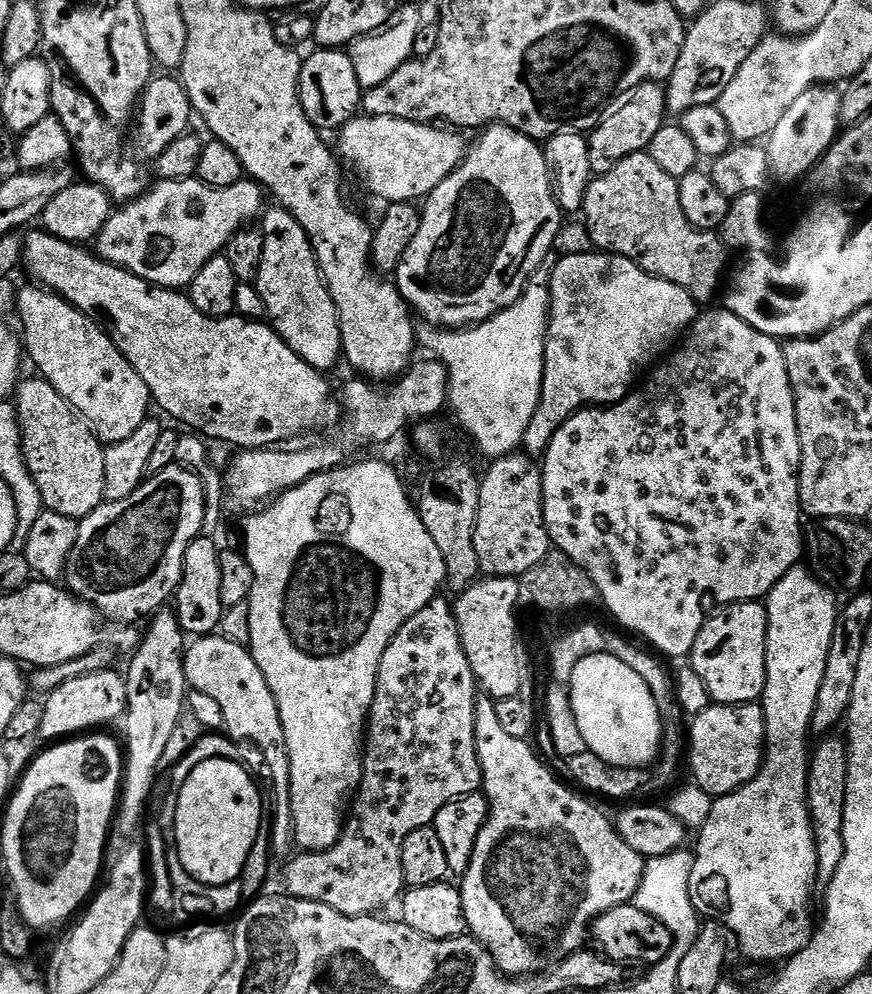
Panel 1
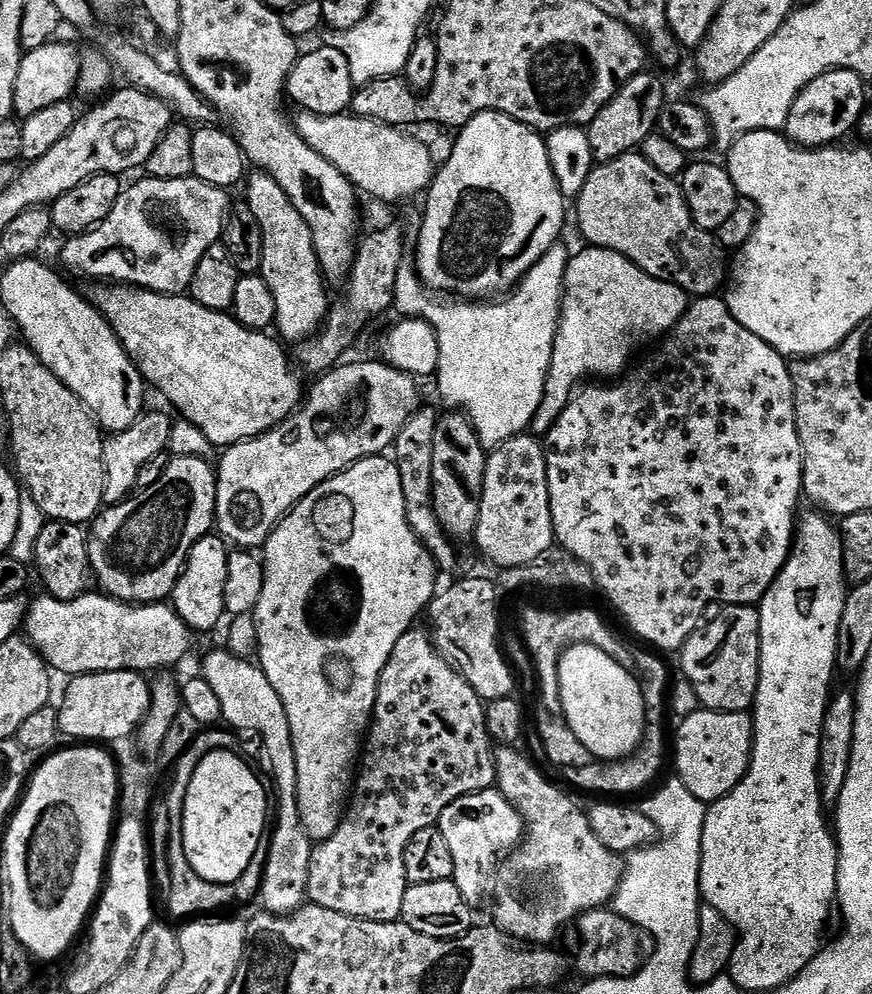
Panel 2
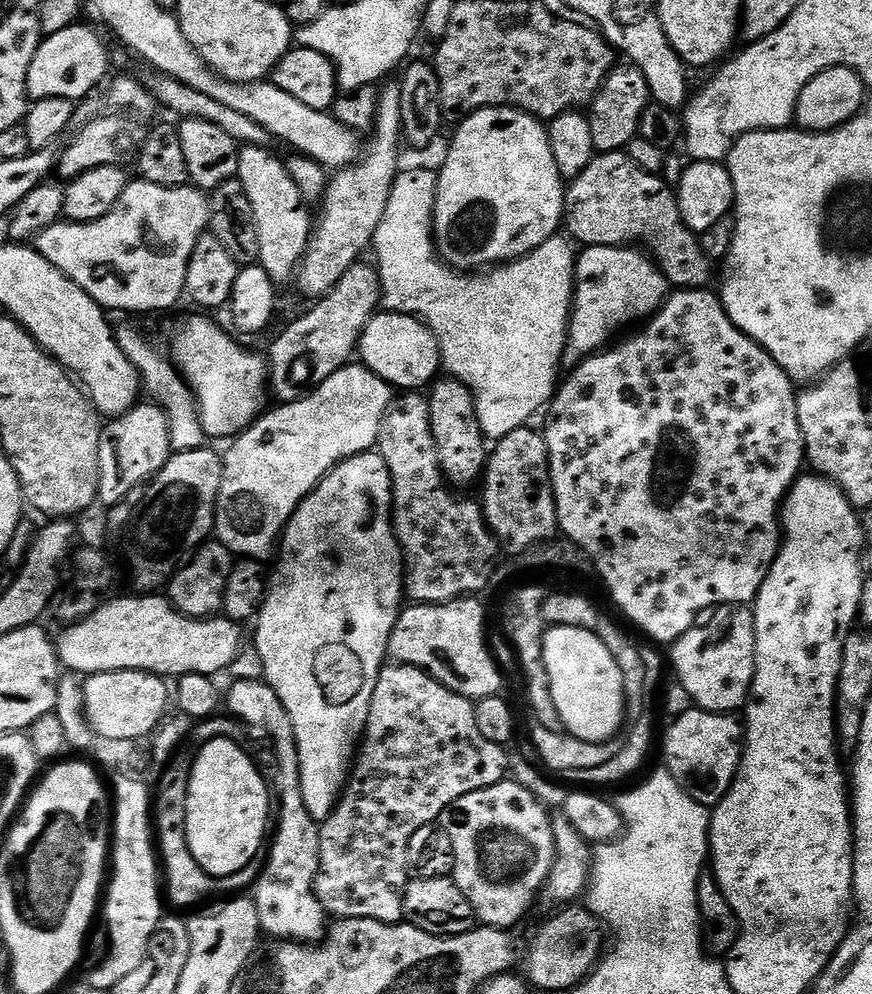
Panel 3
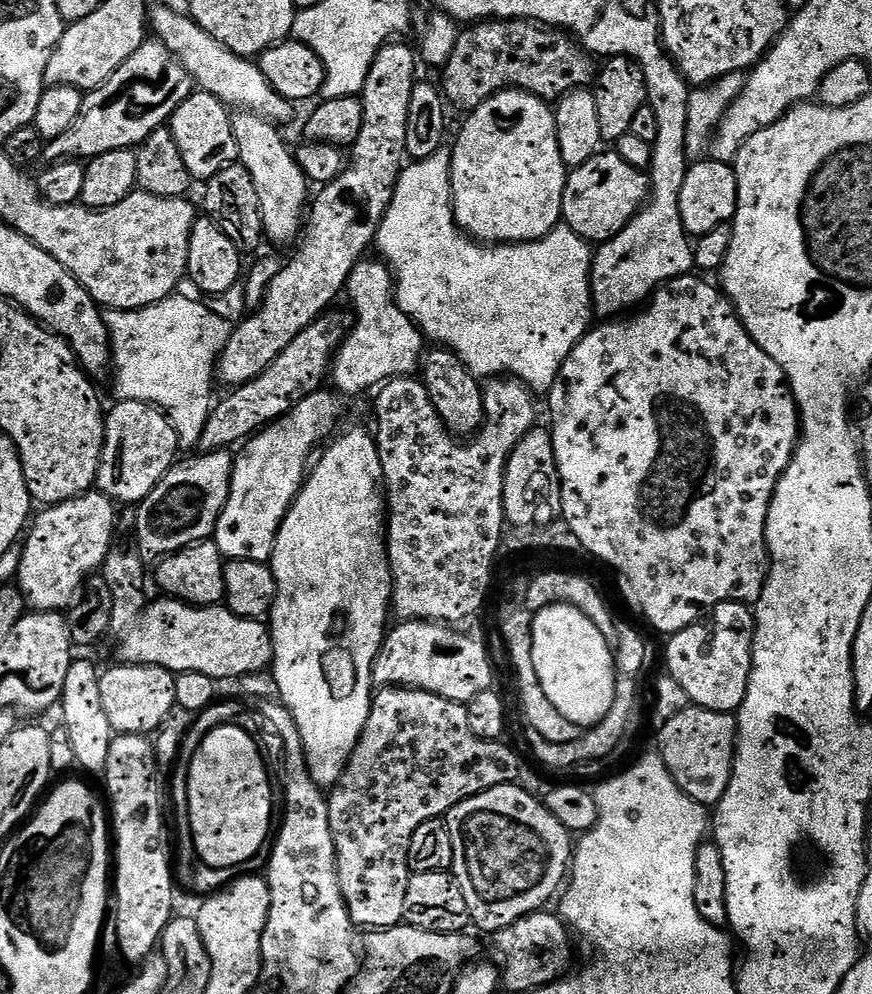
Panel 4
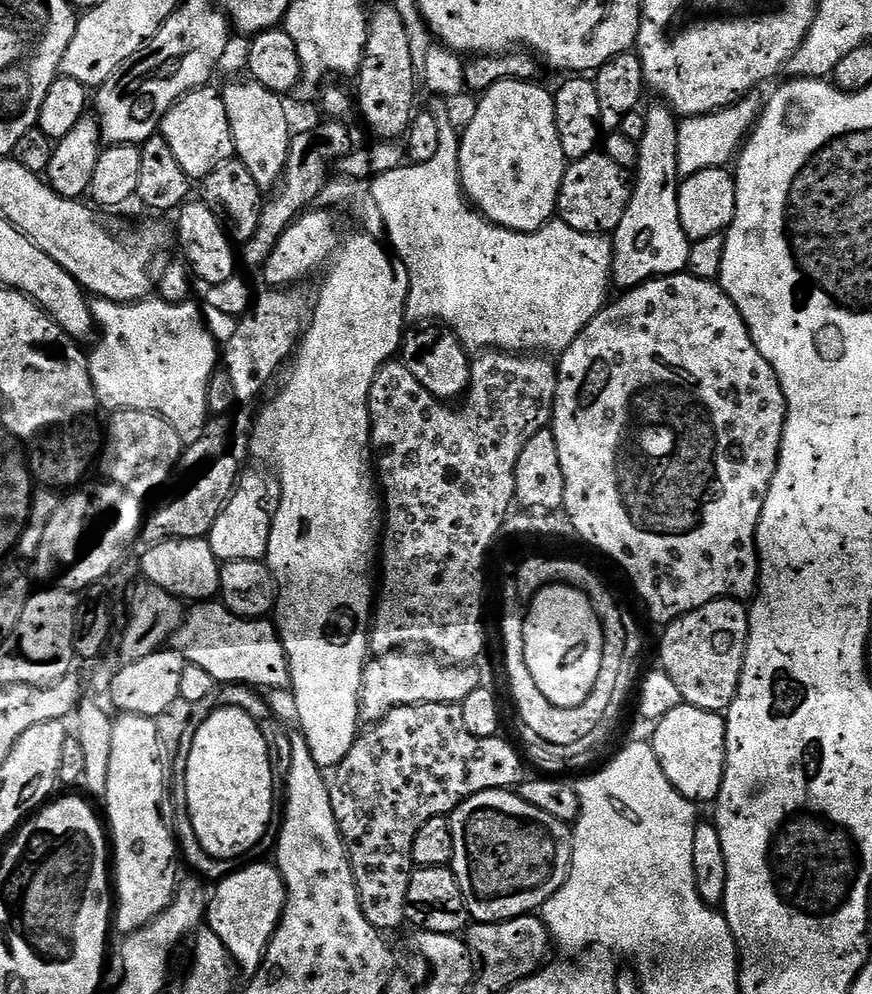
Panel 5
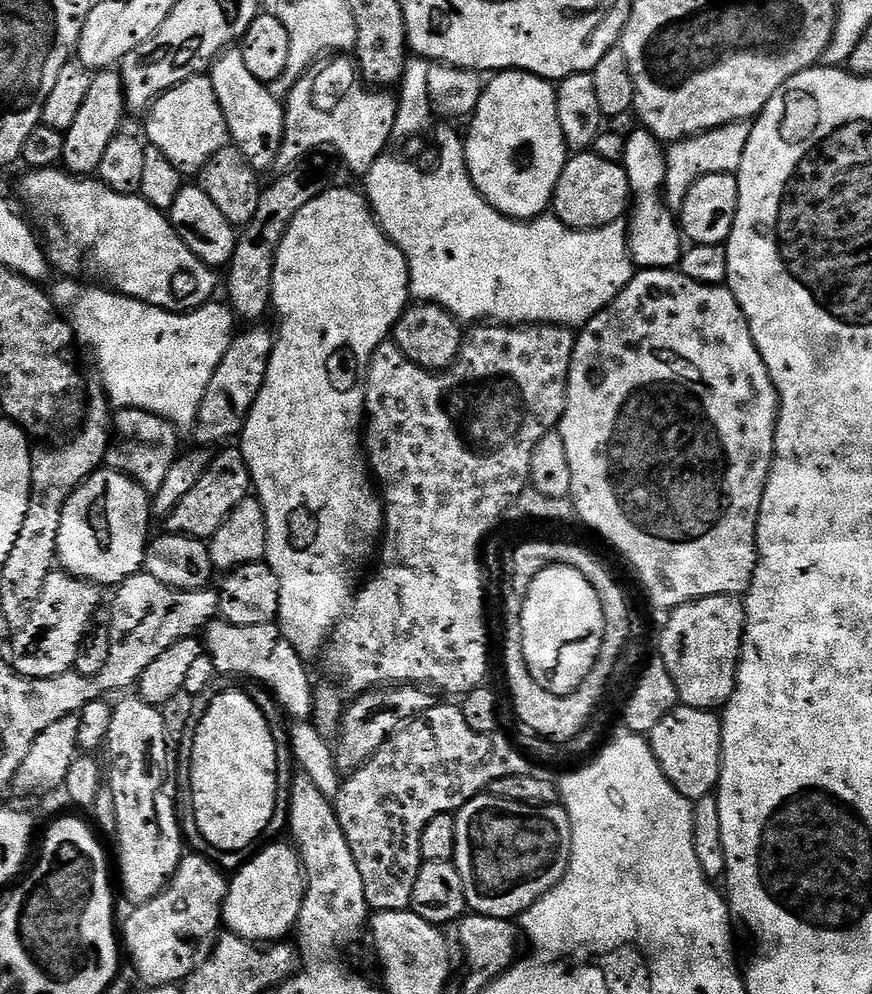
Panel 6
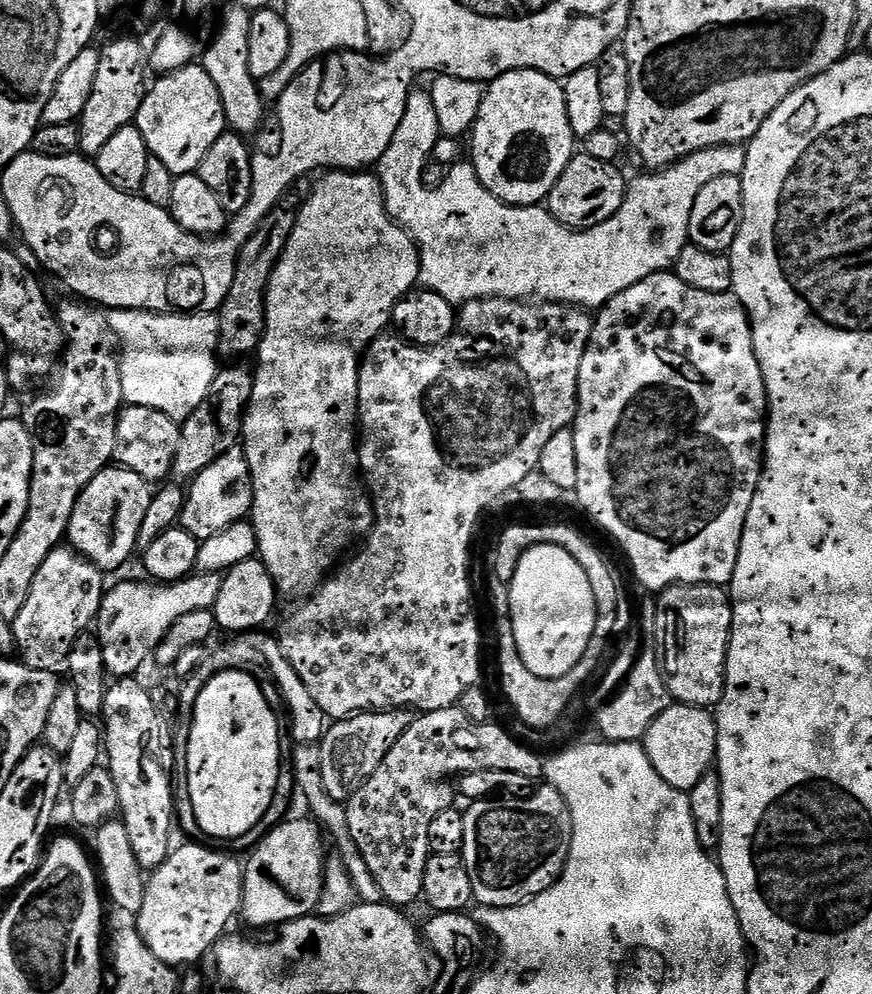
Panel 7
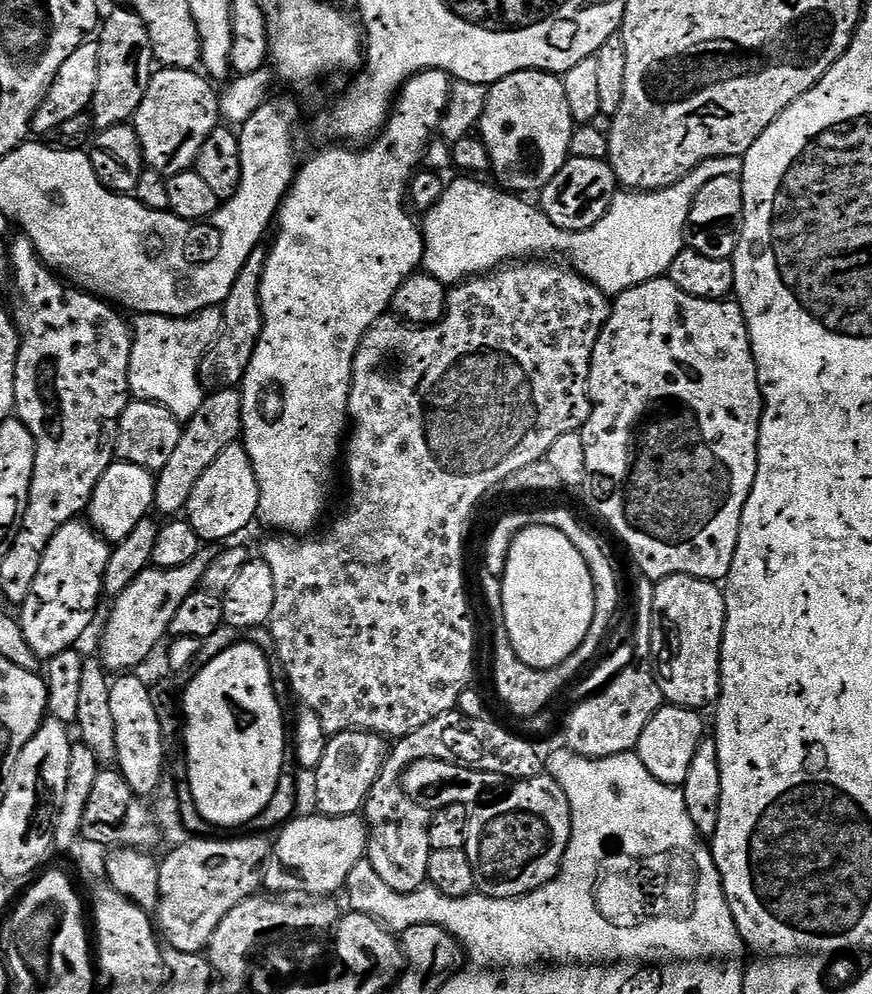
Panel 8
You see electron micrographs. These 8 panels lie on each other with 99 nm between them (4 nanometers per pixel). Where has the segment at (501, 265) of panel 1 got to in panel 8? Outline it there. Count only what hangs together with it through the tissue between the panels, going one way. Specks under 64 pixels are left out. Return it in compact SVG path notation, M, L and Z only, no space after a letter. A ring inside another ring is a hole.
M515 72L506 78L502 78L497 84L491 85L487 89L487 100L485 102L484 112L478 123L478 136L486 150L489 152L489 162L491 164L491 175L496 175L501 185L507 191L513 194L528 194L524 192L539 193L550 182L550 178L554 178L554 174L558 174L558 170L562 170L562 166L570 159L568 151L570 150L570 138L574 131L574 121L570 114L570 106L566 106L566 90L564 89L563 79L559 75L551 72Z

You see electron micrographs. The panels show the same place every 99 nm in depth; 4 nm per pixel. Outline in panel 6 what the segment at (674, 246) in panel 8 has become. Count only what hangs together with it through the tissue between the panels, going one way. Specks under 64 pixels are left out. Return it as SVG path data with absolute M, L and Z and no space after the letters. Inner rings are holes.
M739 120L737 124L727 124L697 136L689 136L687 140L677 140L667 149L668 173L664 183L663 195L669 209L679 210L686 194L690 194L690 186L698 182L706 174L733 174L742 166L742 154L746 154L746 142L750 142L752 124L747 120ZM444 122L444 125L436 132L436 140L439 145L440 161L435 169L430 173L422 173L416 168L415 163L408 163L407 160L392 157L385 154L377 158L374 166L363 173L362 191L372 205L372 213L376 215L376 220L380 223L380 229L387 234L397 246L402 250L402 254L408 263L408 287L411 295L417 301L425 304L437 304L440 308L445 308L449 314L456 317L461 322L495 322L500 326L535 326L537 324L553 324L562 328L579 329L588 323L589 320L607 308L610 302L614 302L616 295L632 281L634 275L634 265L632 256L628 253L628 229L623 219L616 220L612 224L607 224L595 230L577 230L568 228L555 215L545 214L530 221L511 220L508 216L503 216L494 206L482 198L482 194L474 186L474 182L468 173L468 163L464 153L465 137L460 136L451 128L451 123Z

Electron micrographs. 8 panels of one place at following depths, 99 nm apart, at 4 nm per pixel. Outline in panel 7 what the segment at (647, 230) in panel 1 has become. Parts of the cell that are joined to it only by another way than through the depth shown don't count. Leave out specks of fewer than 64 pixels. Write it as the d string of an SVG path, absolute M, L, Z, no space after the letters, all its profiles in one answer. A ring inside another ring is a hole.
M583 154L573 155L566 170L562 170L562 178L554 182L546 201L546 207L553 218L559 224L577 230L593 228L606 222L606 218L614 218L626 195L626 176L616 167L615 163L598 162L598 158Z

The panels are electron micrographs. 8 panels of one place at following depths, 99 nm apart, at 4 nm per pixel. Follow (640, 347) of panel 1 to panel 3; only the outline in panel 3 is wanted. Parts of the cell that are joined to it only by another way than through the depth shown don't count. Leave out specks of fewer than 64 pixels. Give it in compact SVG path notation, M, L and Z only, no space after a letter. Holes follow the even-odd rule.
M597 244L585 247L583 251L579 253L578 259L576 261L576 290L574 293L574 307L572 309L572 318L568 325L568 344L564 347L564 358L563 363L568 366L575 366L580 363L581 360L586 360L590 356L595 356L597 352L601 351L605 346L611 345L613 343L615 334L619 328L624 328L627 324L632 324L635 320L640 320L639 322L647 321L649 318L656 315L656 311L663 306L665 300L668 299L670 295L670 285L664 273L661 272L659 263L651 255L643 256L639 252L641 249L636 246L621 246L615 248L614 246L598 246Z

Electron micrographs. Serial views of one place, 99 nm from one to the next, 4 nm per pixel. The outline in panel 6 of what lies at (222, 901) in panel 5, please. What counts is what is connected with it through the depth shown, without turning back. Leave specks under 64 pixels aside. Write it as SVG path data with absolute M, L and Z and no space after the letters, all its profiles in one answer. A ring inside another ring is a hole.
M291 843L272 844L264 848L252 861L241 863L240 868L231 877L228 893L224 899L222 920L227 931L238 934L253 942L280 942L293 935L304 901L304 865L300 862L300 853Z

